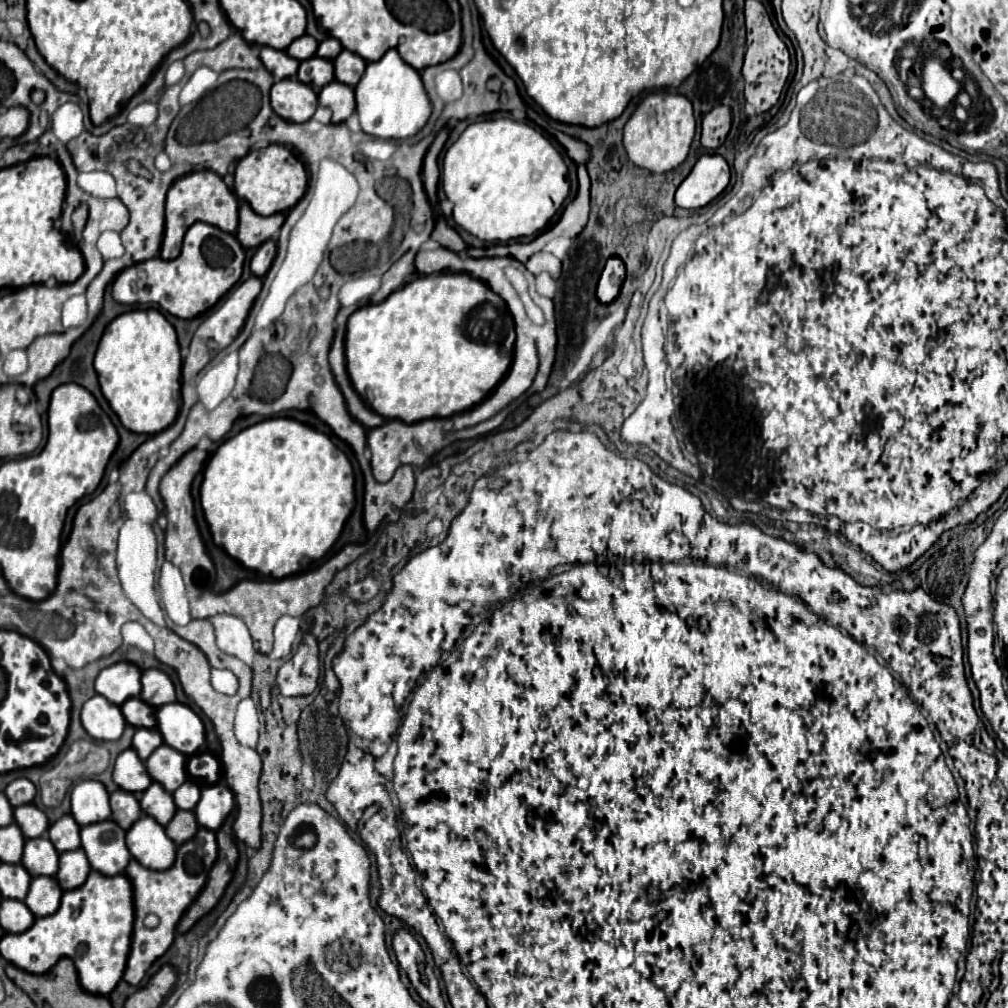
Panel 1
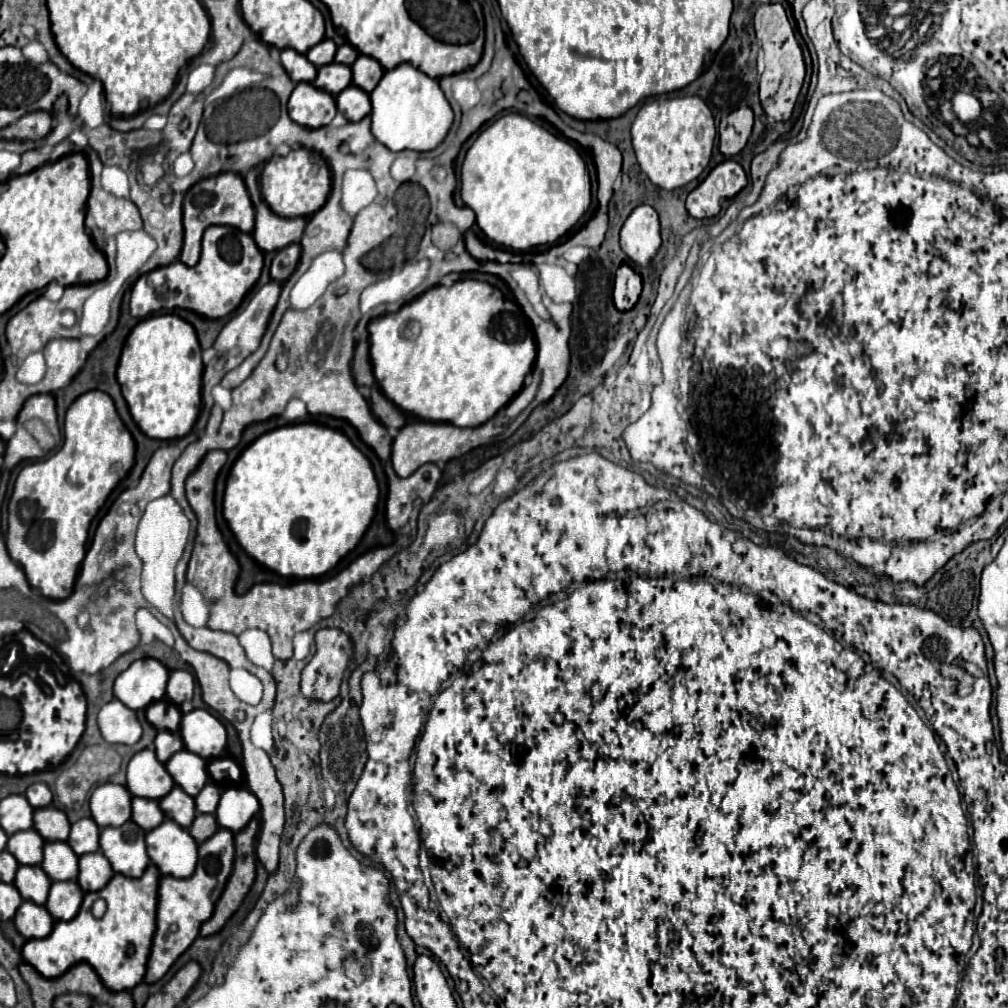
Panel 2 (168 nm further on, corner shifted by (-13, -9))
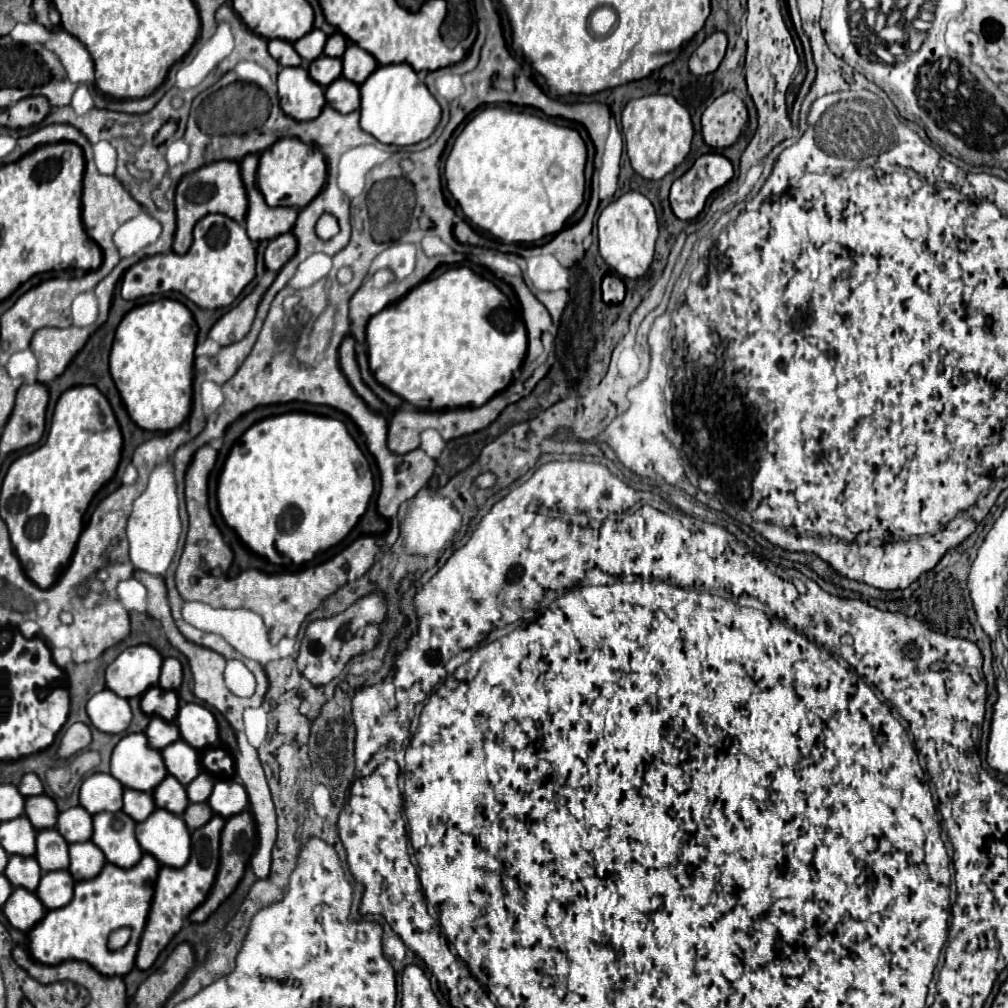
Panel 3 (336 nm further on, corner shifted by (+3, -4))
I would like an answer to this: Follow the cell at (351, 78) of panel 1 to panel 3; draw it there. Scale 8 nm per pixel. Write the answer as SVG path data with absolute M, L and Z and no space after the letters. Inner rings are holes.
M350 45L342 55L342 77L354 85L362 85L376 67L376 59L358 45Z

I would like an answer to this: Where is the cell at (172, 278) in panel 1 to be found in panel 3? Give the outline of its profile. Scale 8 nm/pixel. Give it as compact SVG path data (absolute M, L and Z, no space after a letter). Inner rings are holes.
M206 215L194 227L194 241L186 255L152 255L132 265L122 279L122 297L132 301L168 291L182 293L200 309L220 309L236 301L256 275L256 249L246 229L226 215Z

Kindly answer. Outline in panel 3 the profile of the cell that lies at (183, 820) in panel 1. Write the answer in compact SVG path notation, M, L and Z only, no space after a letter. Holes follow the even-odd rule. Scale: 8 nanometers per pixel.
M190 803L188 809L184 811L182 819L188 825L188 829L198 829L200 825L208 823L212 819L212 809L208 809L208 803Z

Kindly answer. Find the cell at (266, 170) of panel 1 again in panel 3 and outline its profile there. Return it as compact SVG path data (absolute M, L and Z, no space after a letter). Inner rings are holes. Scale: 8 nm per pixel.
M296 137L280 139L260 155L258 189L270 207L306 207L324 187L326 181L326 161L316 145L306 145Z

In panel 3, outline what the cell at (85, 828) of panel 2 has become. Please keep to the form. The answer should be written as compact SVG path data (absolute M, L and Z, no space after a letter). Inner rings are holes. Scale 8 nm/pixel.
M72 807L58 815L56 829L66 843L84 843L92 837L92 815L86 809Z

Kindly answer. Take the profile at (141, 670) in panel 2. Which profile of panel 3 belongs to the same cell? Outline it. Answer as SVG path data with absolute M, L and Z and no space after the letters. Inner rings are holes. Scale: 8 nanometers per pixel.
M128 647L106 667L106 687L124 699L140 697L158 685L160 665L162 657L154 647Z

